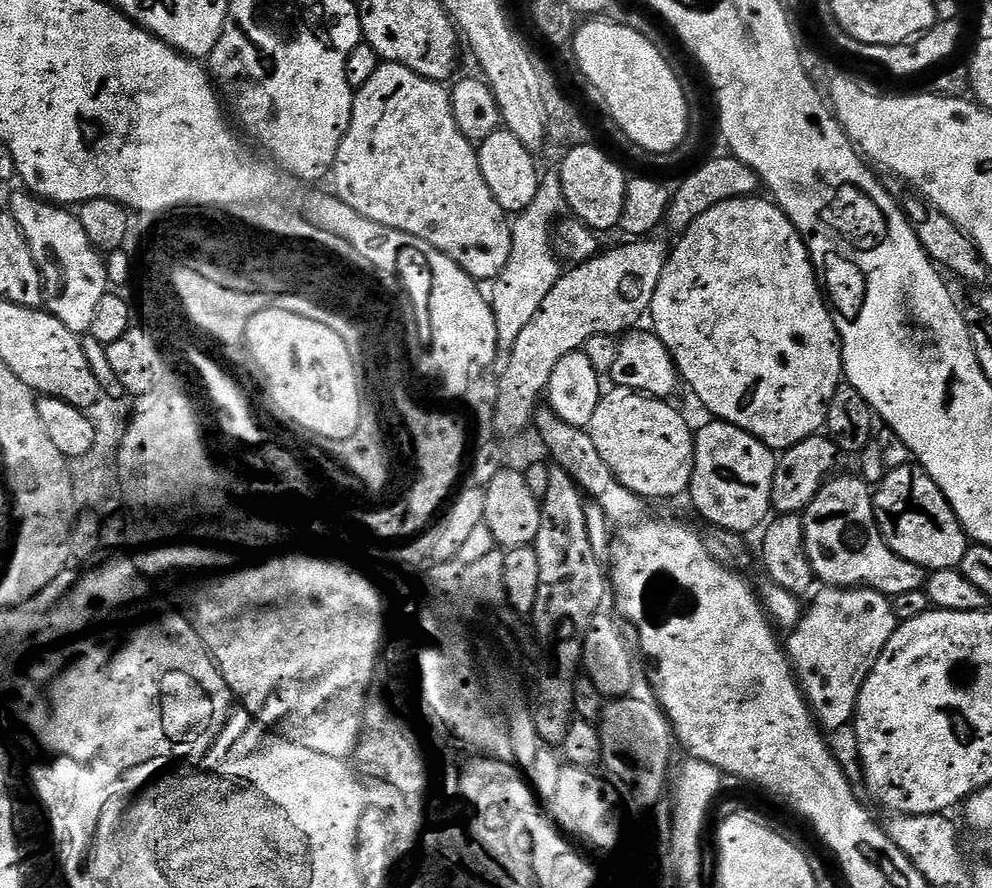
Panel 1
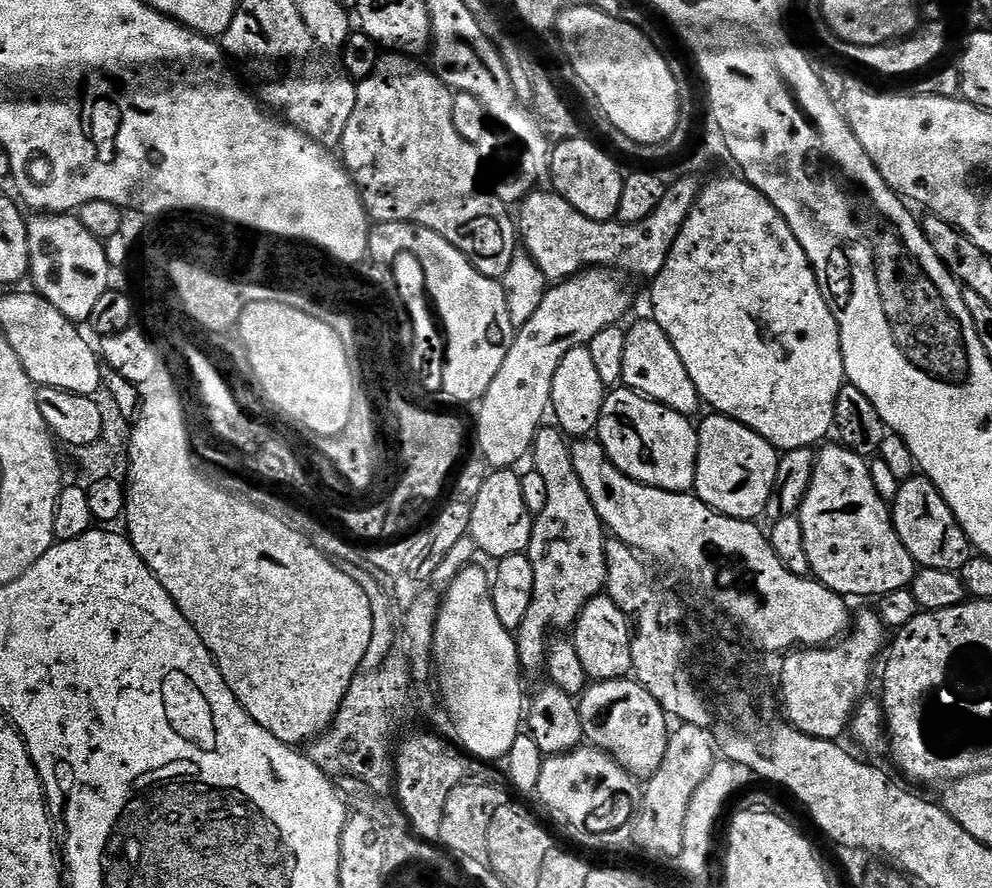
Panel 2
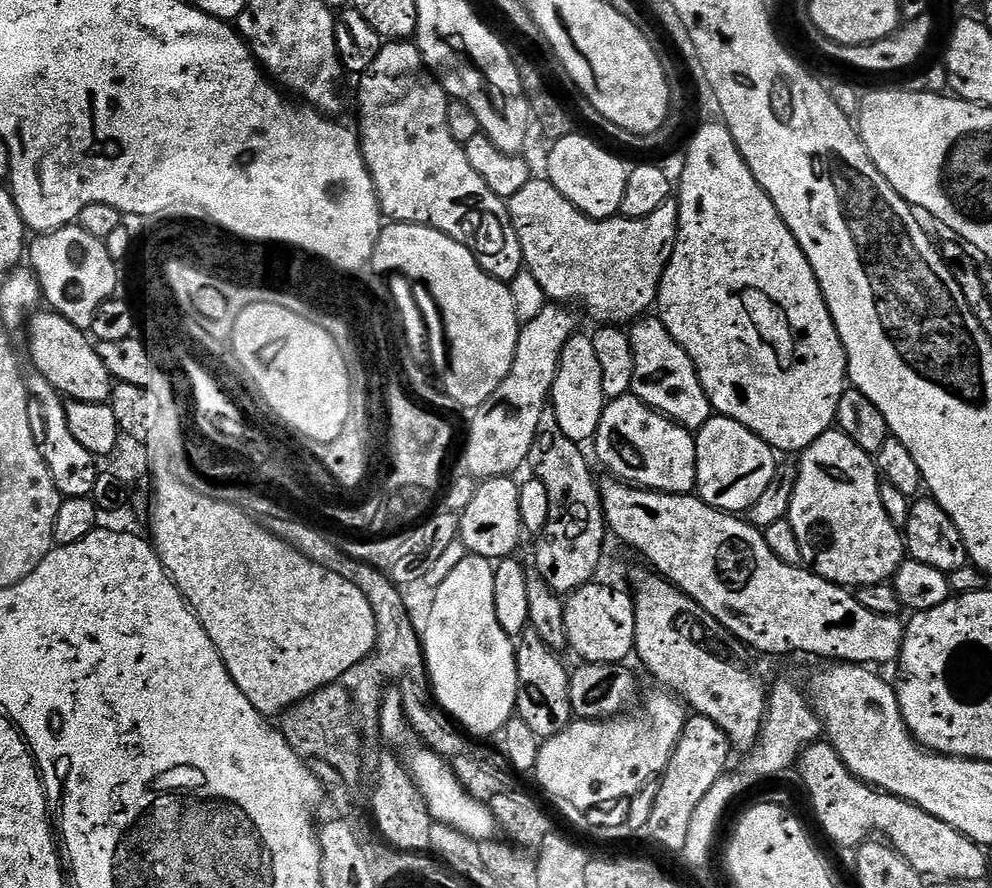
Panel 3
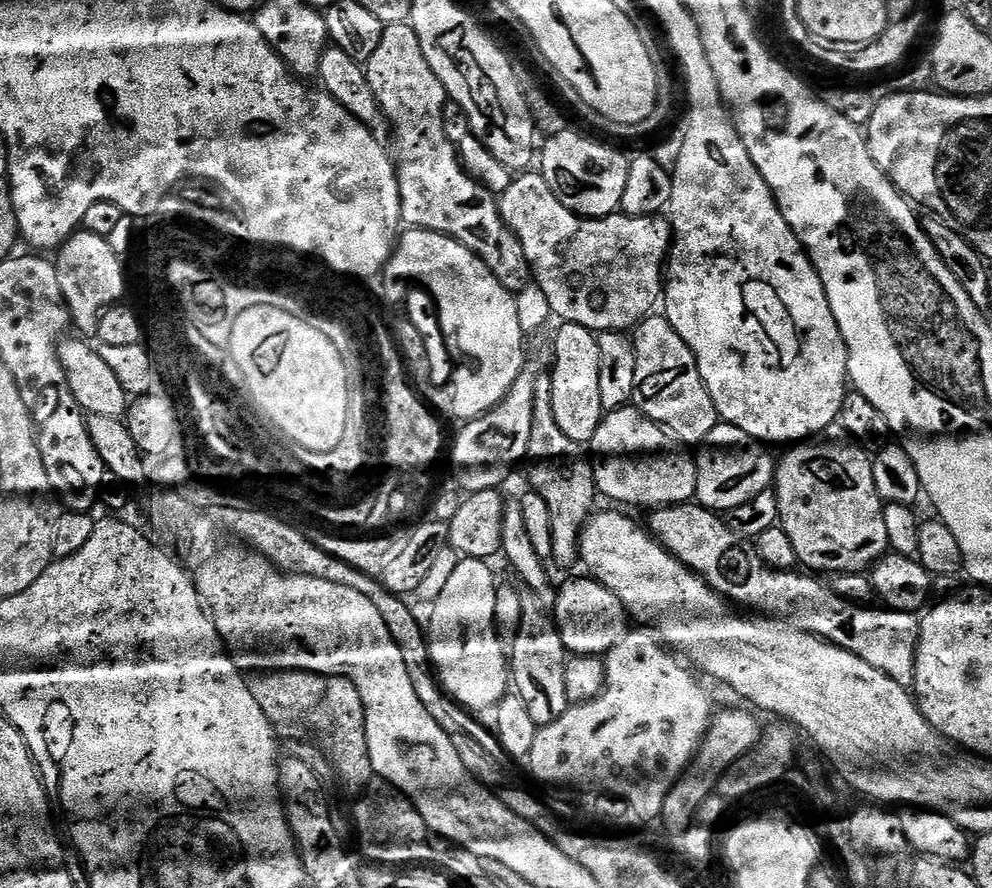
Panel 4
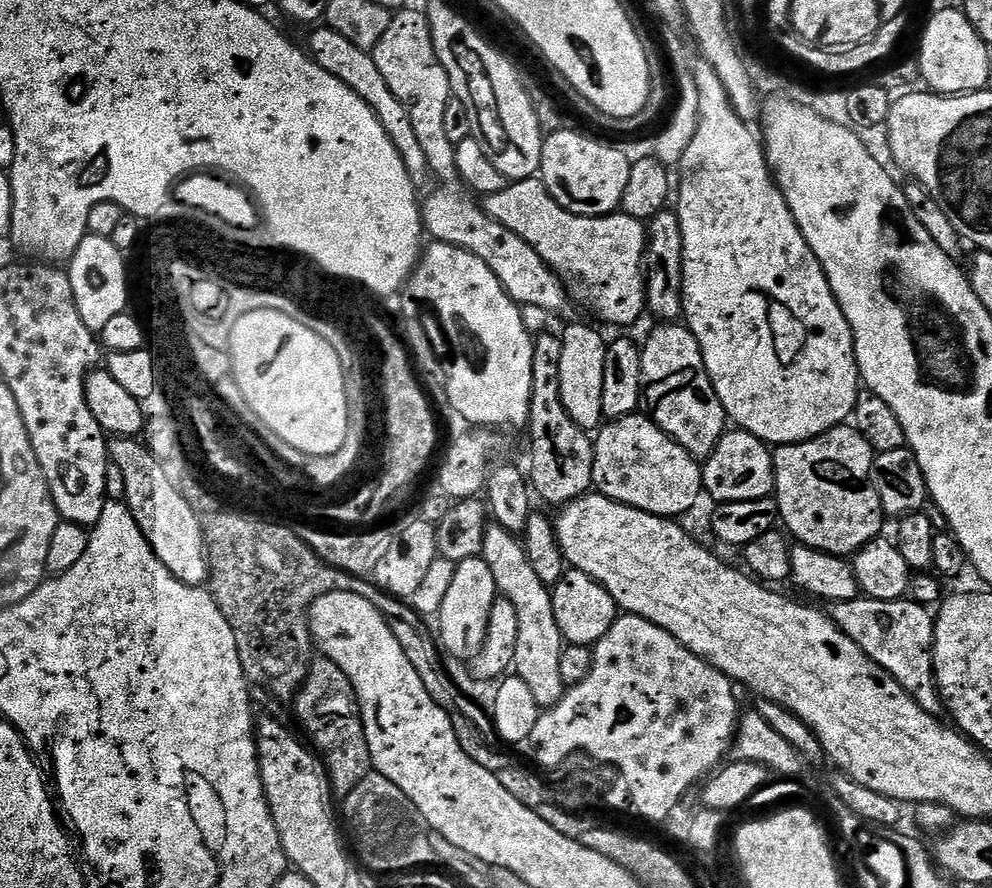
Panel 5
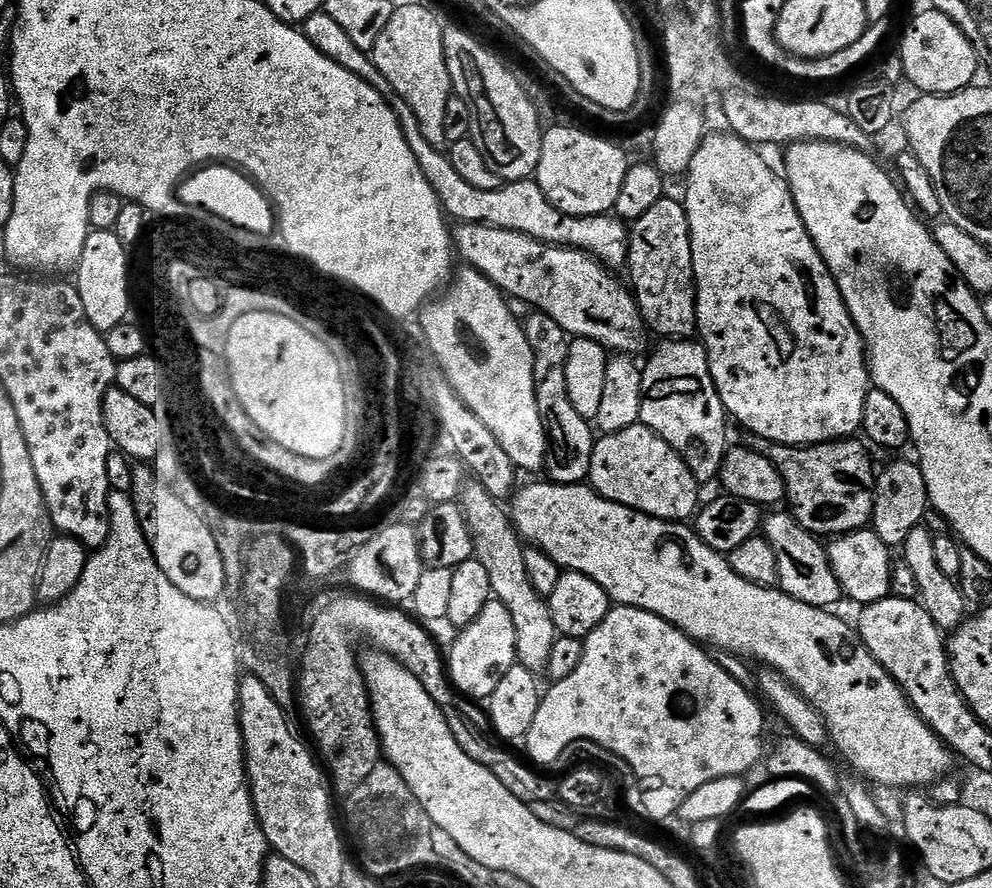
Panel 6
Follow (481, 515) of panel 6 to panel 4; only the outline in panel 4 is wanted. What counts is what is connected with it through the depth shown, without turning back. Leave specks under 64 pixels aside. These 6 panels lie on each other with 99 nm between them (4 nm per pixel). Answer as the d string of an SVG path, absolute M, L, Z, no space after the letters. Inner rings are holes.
M531 594L524 596L522 622L511 640L510 676L514 681L515 691L530 709L530 718L534 718L538 726L562 718L562 714L570 707L566 694L566 666L570 653L562 642L555 619Z

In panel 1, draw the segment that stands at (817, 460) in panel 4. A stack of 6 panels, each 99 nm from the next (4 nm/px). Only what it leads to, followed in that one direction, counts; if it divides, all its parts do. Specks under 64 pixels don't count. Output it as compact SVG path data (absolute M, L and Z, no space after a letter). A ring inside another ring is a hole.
M860 478L835 480L825 484L802 513L804 541L808 543L808 556L812 559L817 581L840 588L873 588L889 598L910 594L910 590L923 589L927 585L929 573L889 550L886 538L880 533L876 521L876 509L872 507L873 493L869 485Z

